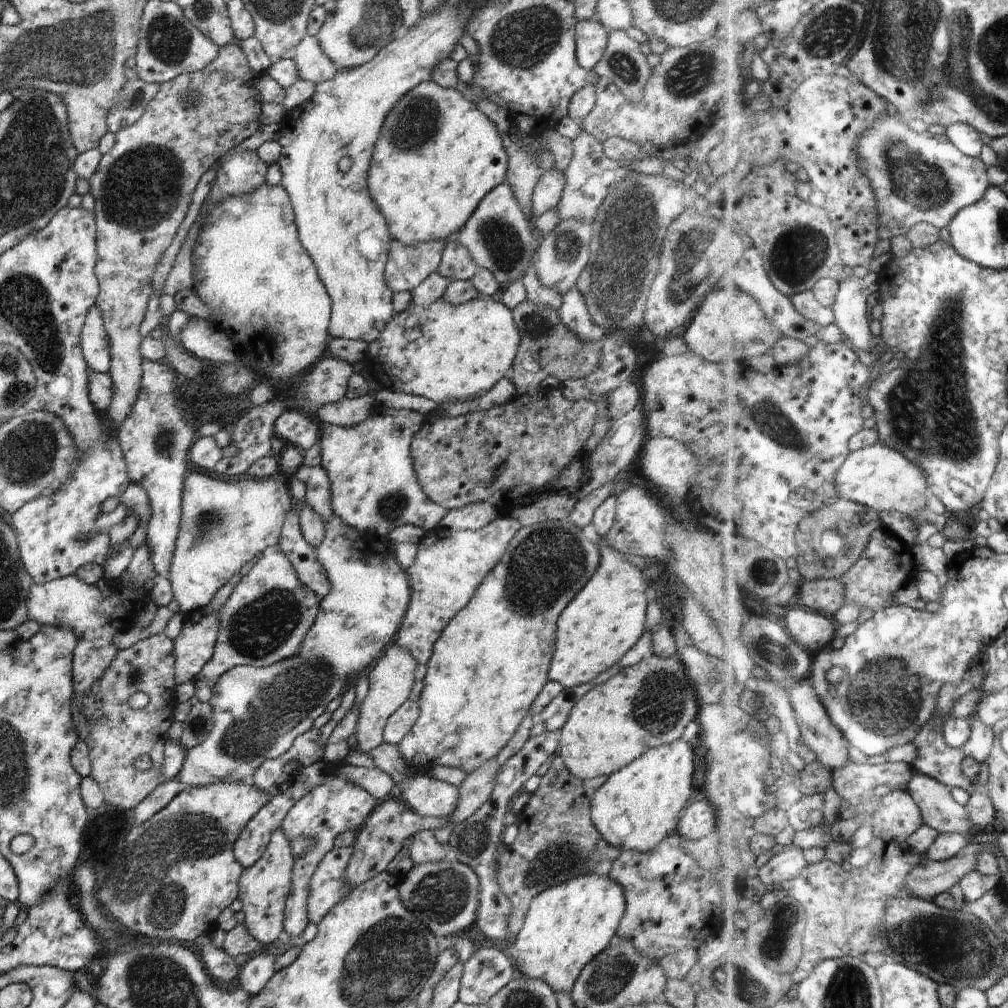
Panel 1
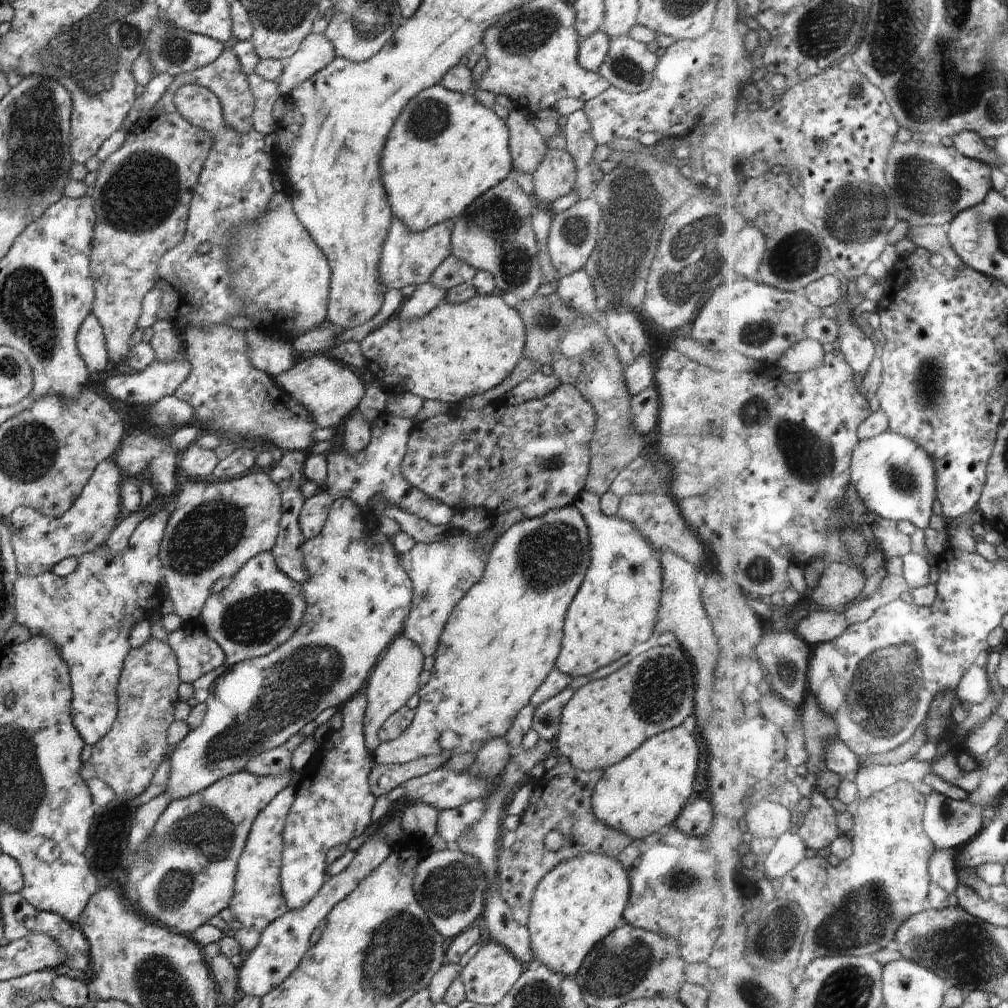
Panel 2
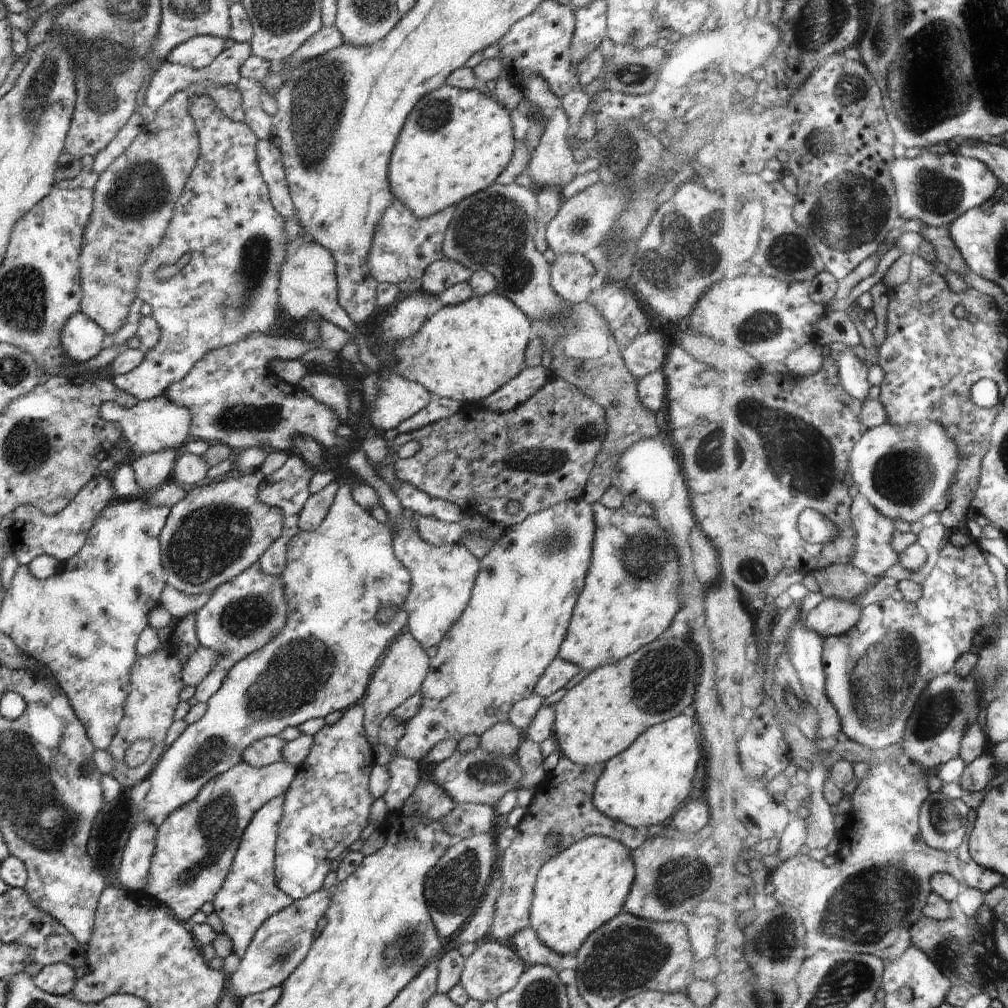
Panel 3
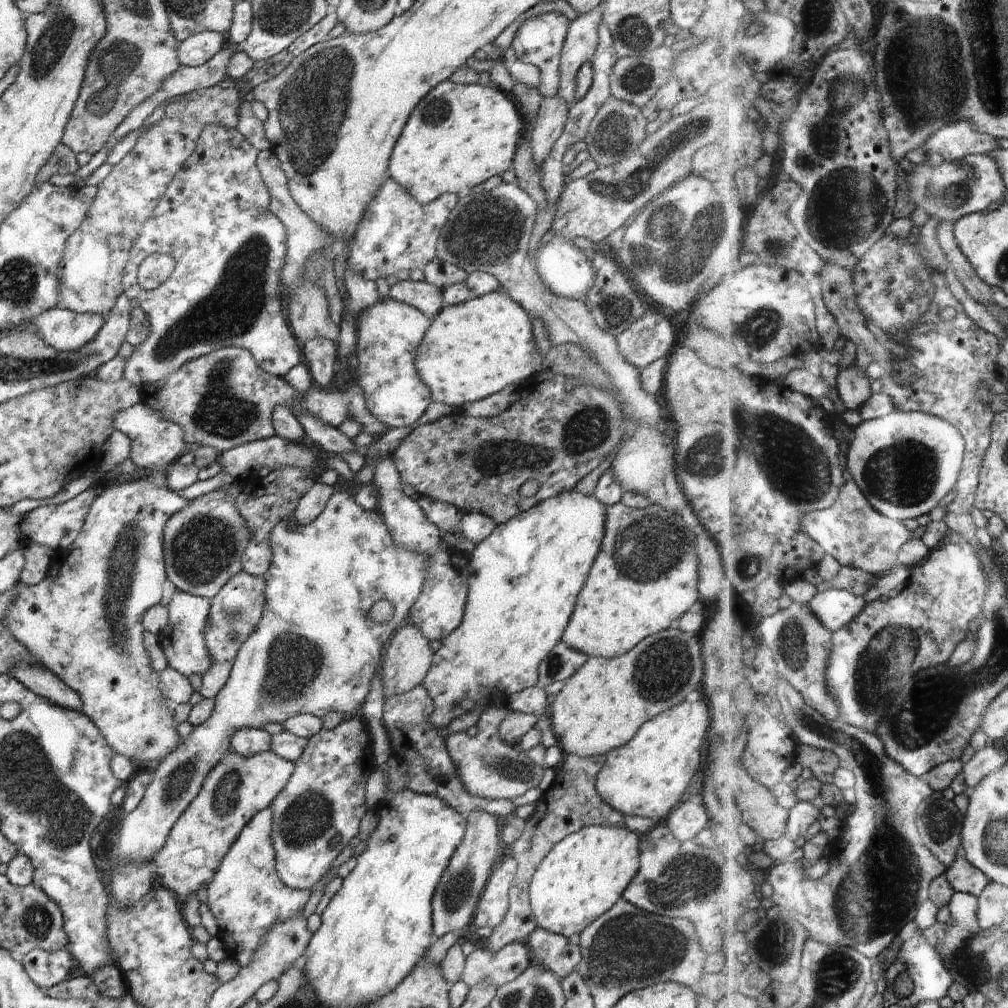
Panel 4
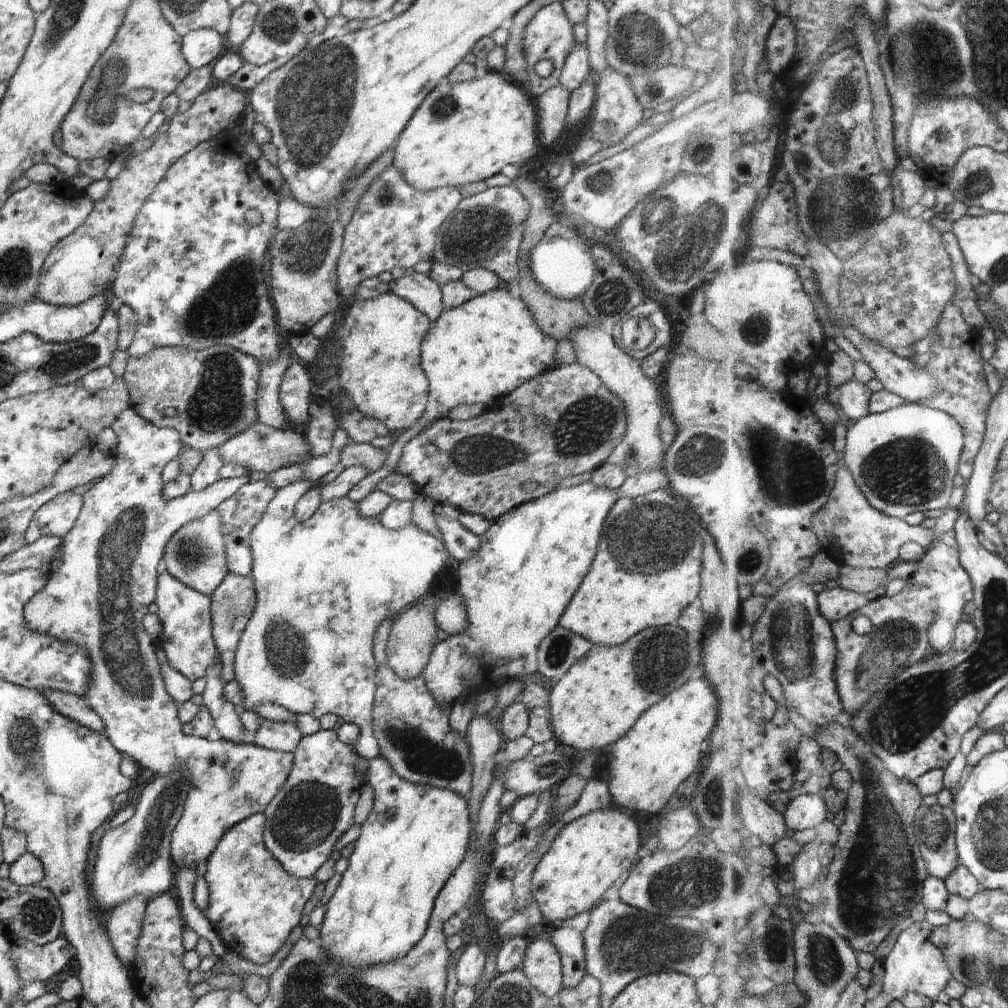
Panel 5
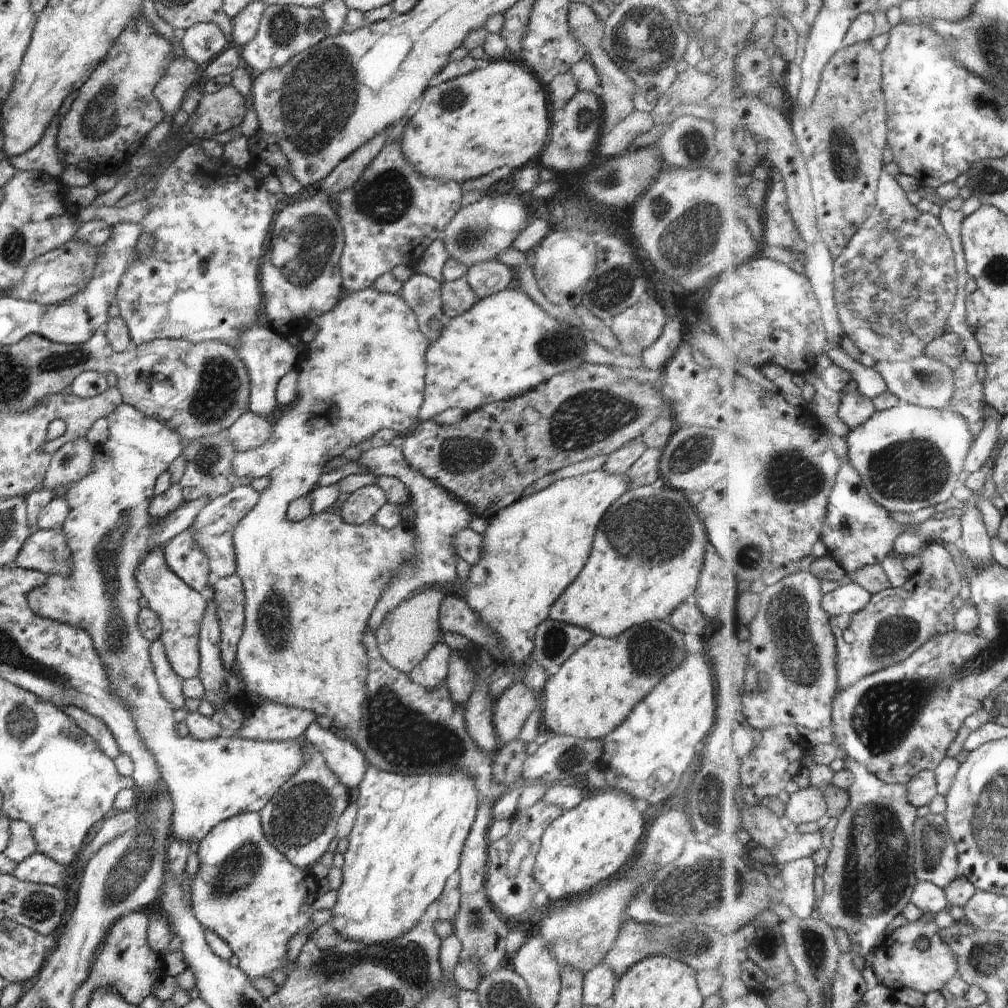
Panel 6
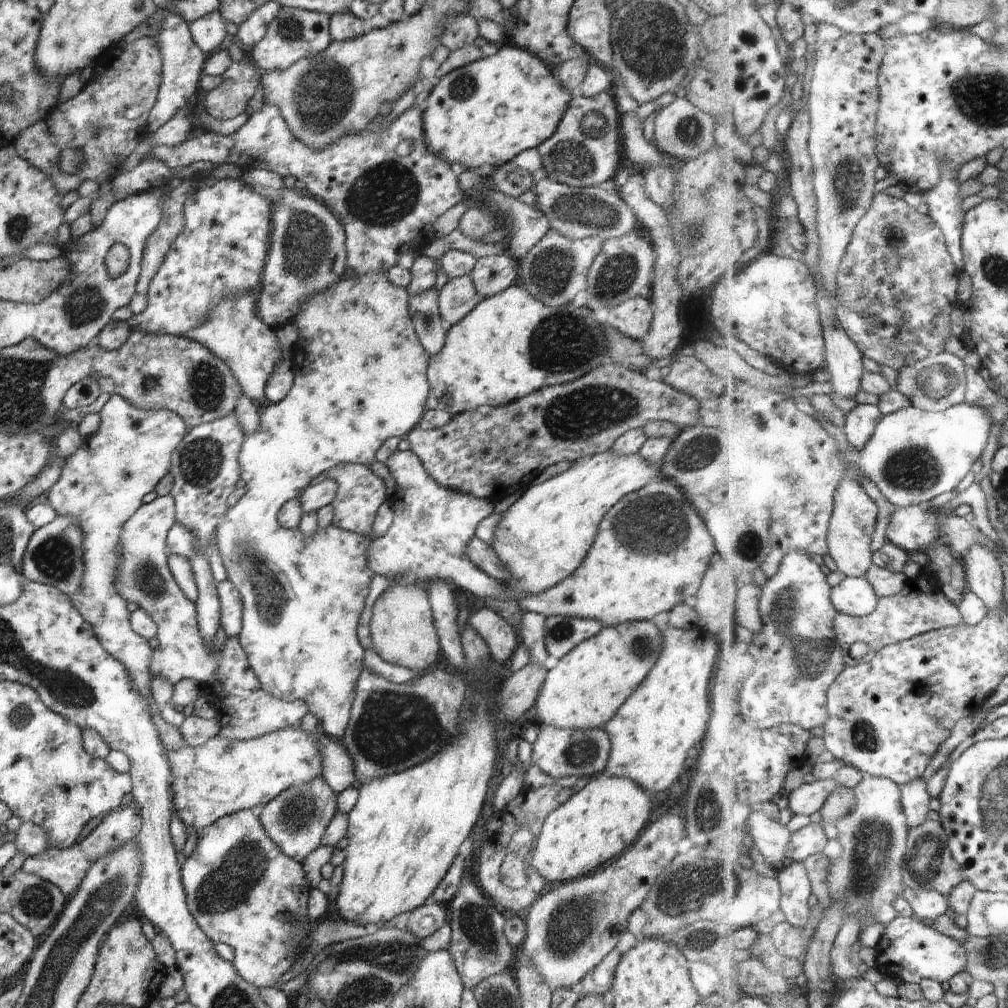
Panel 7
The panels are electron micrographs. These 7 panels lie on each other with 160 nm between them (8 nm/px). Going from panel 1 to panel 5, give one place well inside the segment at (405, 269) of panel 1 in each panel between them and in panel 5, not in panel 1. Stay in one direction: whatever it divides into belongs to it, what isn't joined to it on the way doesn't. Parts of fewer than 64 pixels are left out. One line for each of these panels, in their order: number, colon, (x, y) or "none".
2: (407, 258)
3: (403, 246)
4: (396, 233)
5: (394, 225)

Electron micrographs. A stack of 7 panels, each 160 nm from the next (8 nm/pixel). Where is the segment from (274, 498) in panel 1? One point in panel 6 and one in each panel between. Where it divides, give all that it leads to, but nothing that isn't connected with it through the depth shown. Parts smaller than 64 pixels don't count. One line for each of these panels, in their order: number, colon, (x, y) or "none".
2: (215, 528)
3: (218, 530)
4: (202, 544)
5: (195, 555)
6: (184, 558)

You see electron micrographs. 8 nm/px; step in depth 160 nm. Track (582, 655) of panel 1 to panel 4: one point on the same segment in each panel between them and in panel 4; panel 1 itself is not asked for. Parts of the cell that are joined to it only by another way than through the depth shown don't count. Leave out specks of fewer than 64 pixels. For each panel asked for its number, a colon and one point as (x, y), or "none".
2: (616, 608)
3: (629, 599)
4: (645, 577)

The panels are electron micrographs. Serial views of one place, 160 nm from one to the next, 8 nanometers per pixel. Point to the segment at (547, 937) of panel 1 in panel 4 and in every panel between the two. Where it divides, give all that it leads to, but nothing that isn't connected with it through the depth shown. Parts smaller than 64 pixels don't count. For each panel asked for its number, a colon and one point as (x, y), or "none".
2: (582, 900)
3: (580, 889)
4: (584, 875)

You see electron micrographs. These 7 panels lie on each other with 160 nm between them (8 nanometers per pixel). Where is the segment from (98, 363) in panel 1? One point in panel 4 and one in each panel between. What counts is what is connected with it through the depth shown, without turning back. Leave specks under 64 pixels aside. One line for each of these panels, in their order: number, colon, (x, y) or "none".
2: (91, 343)
3: (82, 339)
4: (62, 329)

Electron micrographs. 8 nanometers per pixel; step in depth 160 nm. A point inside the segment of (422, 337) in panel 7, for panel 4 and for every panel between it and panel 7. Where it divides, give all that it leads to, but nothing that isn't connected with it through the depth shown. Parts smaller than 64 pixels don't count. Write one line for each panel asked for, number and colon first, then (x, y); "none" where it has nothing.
4: (424, 296)
5: (420, 291)
6: (423, 294)

